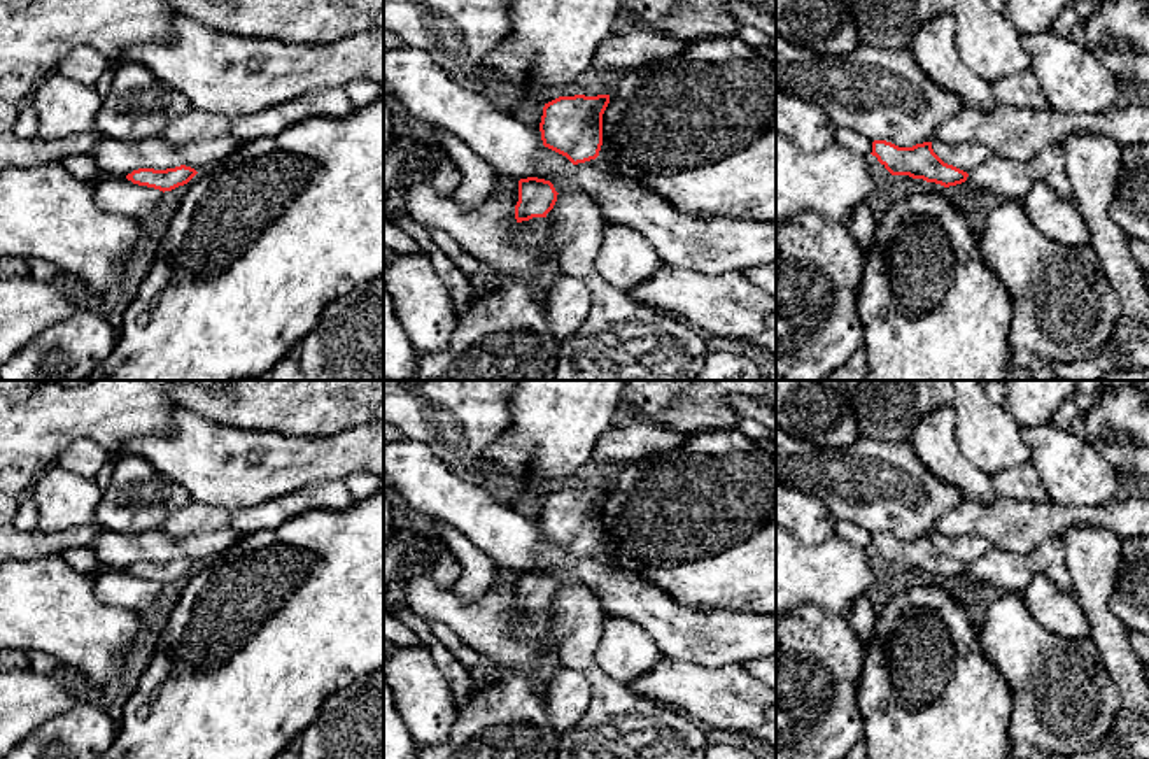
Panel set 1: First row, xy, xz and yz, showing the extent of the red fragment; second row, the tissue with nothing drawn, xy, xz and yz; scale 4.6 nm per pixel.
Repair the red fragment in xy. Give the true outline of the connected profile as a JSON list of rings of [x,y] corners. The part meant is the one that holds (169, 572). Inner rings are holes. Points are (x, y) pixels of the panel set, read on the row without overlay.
[[[180,557],[166,563],[138,561],[128,566],[126,571],[133,577],[154,580],[165,585],[187,577],[196,566],[194,561]]]

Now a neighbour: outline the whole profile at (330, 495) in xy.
[[[322,480],[257,507],[231,512],[229,526],[240,535],[250,535],[261,529],[277,529],[287,519],[312,510],[347,510],[356,501],[343,480]]]

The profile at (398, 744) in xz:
[[[384,670],[384,759],[419,759],[420,747],[401,719]]]

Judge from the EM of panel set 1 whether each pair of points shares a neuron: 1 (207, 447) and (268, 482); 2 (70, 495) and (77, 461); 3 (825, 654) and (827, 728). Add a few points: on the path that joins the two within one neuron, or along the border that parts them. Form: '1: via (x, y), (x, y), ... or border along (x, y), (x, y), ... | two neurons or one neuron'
1: via (221, 463), (228, 468), (253, 470) | one neuron
2: border along (55, 463), (91, 479) | two neurons
3: via (834, 672), (839, 684), (832, 710) | one neuron

